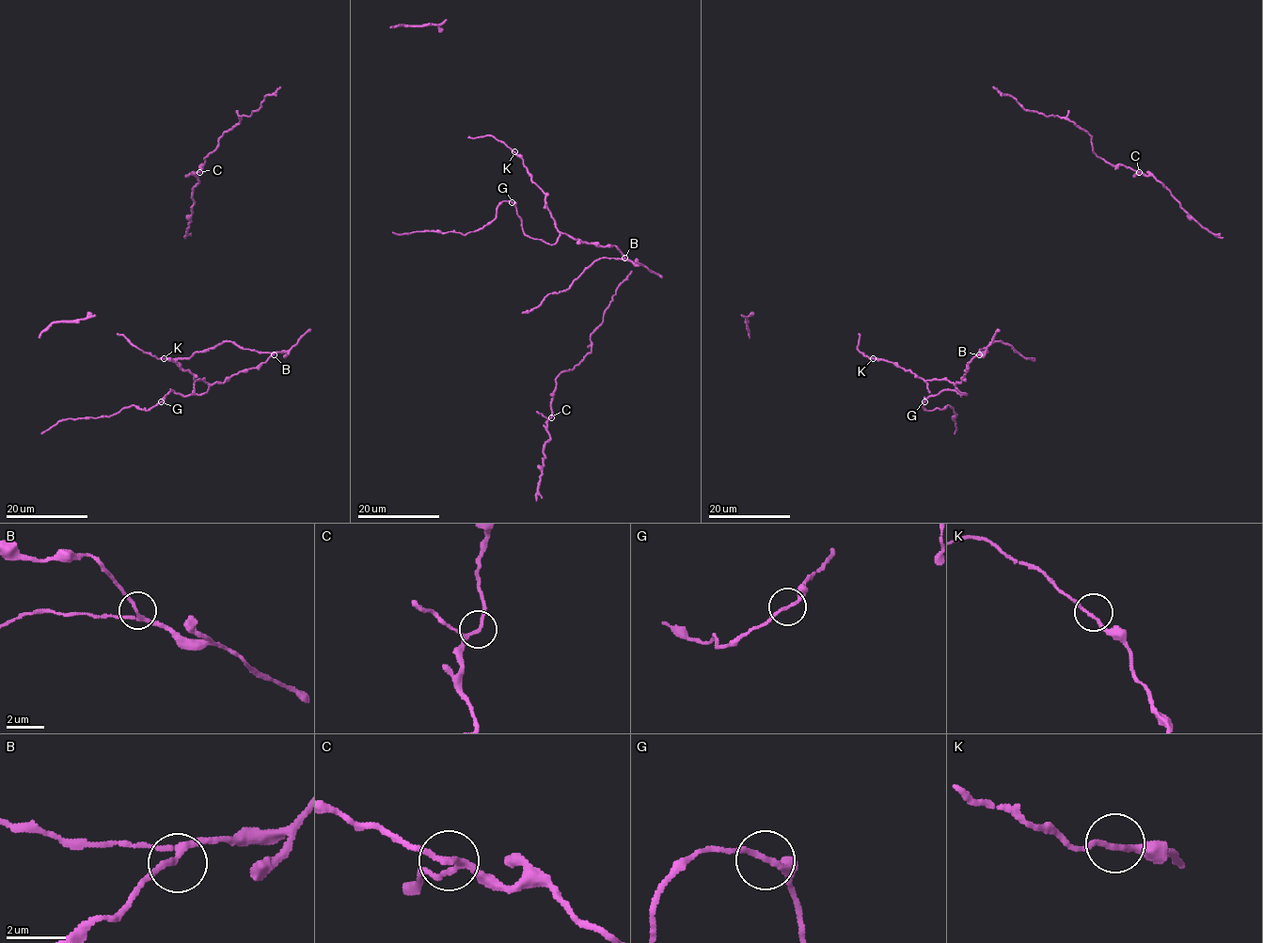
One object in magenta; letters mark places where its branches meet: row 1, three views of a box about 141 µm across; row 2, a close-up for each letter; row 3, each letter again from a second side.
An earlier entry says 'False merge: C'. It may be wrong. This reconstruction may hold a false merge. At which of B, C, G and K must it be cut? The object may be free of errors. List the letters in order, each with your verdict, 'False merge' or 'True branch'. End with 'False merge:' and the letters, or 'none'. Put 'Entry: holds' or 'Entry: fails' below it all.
B: True branch
C: False merge
G: True branch
K: True branch
False merge: C
Entry: holds

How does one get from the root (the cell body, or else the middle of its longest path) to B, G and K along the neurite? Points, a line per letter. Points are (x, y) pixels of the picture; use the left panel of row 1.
B: (254, 350), (274, 354)
G: (254, 350), (273, 353), (255, 367), (213, 384), (202, 395), (181, 396), (170, 389), (161, 401)
K: (254, 350), (273, 353), (257, 366), (212, 385), (195, 381), (176, 362), (164, 358)

